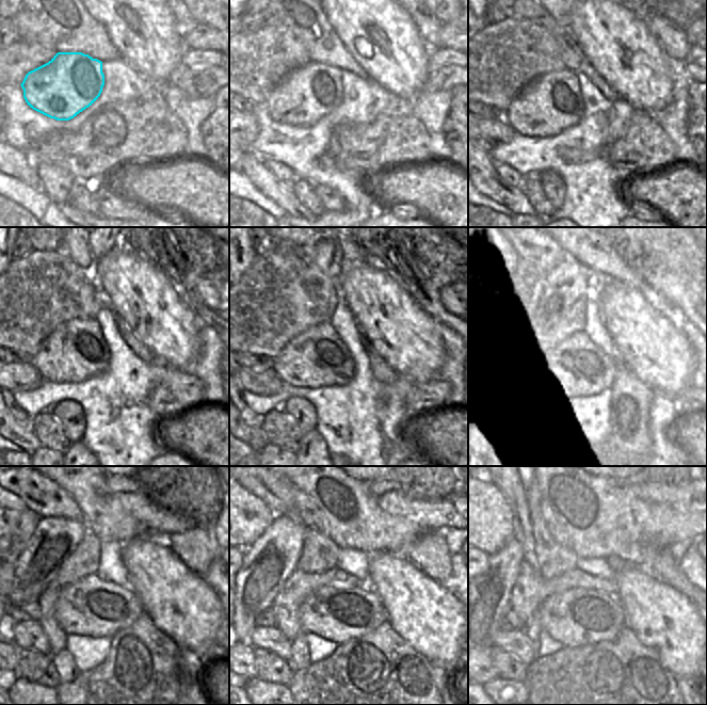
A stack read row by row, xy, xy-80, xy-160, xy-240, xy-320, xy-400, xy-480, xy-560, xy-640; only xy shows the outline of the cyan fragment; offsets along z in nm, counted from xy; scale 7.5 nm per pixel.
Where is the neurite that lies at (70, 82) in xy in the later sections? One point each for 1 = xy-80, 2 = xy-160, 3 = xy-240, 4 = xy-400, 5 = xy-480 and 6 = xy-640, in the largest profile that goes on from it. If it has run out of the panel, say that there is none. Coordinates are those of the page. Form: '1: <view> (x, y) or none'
1: xy-80 (301, 98)
2: xy-160 (548, 105)
3: xy-240 (76, 351)
4: xy-400 (571, 363)
5: xy-480 (92, 607)
6: xy-640 (577, 617)

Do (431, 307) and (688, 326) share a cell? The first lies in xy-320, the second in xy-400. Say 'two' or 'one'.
two

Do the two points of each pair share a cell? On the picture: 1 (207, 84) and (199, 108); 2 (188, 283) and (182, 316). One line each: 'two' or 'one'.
1: two
2: two

